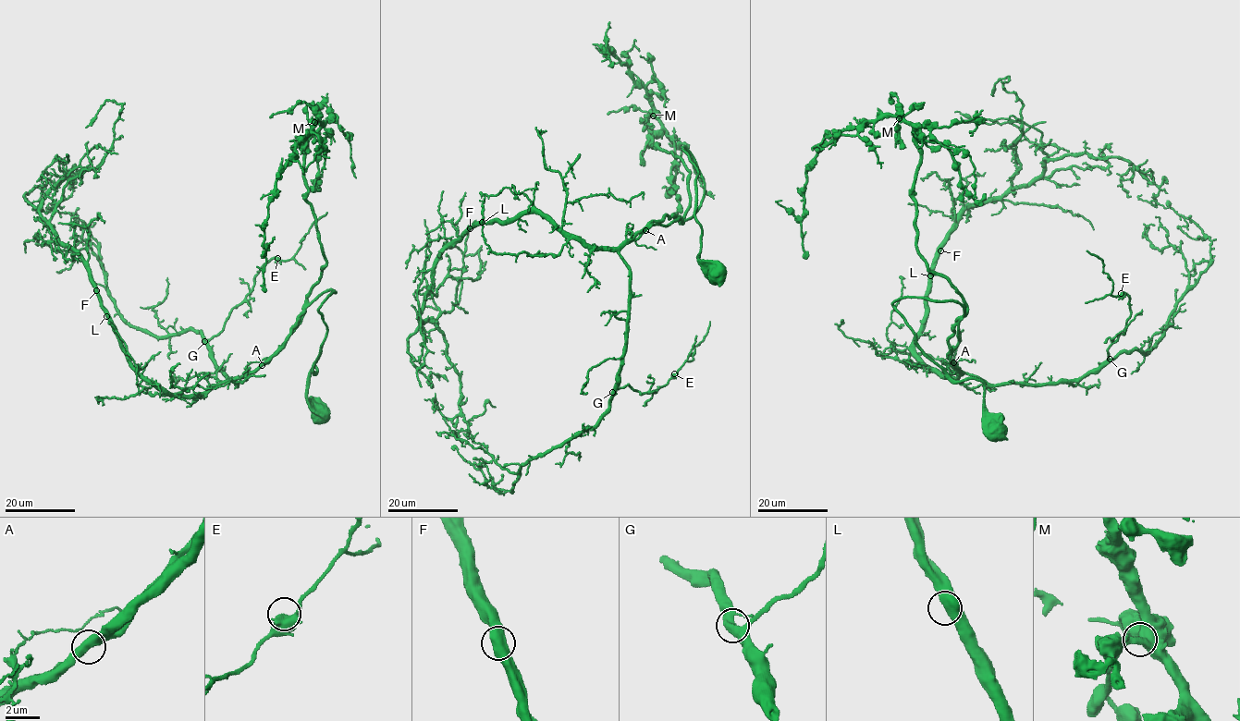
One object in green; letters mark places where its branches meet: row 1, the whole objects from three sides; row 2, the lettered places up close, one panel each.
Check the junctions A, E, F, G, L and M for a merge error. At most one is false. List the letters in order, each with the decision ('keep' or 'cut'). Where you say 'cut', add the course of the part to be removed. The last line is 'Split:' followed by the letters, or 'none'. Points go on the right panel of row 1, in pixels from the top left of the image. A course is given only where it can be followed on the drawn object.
A: keep
E: keep
F: keep
G: keep
L: keep
M: keep
Split: none

